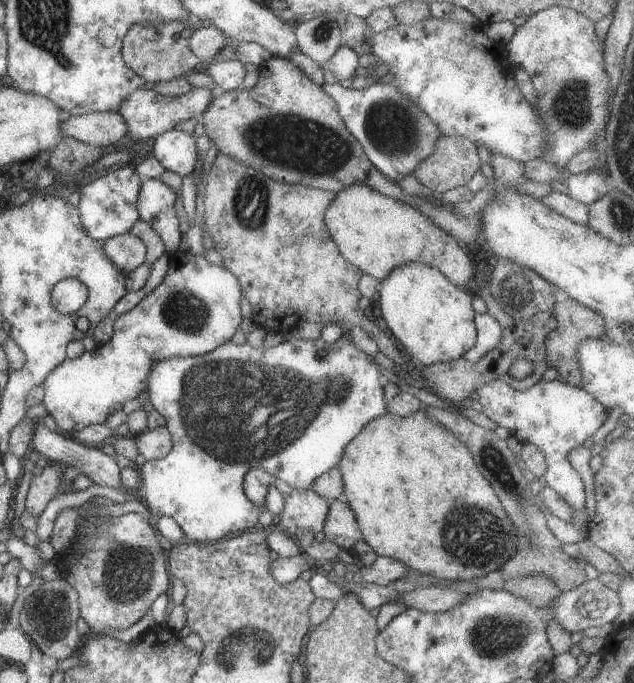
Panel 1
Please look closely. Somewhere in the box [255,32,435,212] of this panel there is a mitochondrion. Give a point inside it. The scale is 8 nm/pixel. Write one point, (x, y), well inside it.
(390, 127)

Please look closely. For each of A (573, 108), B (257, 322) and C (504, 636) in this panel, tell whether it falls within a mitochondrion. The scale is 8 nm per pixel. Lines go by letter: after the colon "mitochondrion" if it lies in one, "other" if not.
A: mitochondrion
B: other
C: mitochondrion

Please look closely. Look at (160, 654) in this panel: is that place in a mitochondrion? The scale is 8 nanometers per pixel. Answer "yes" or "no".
no

